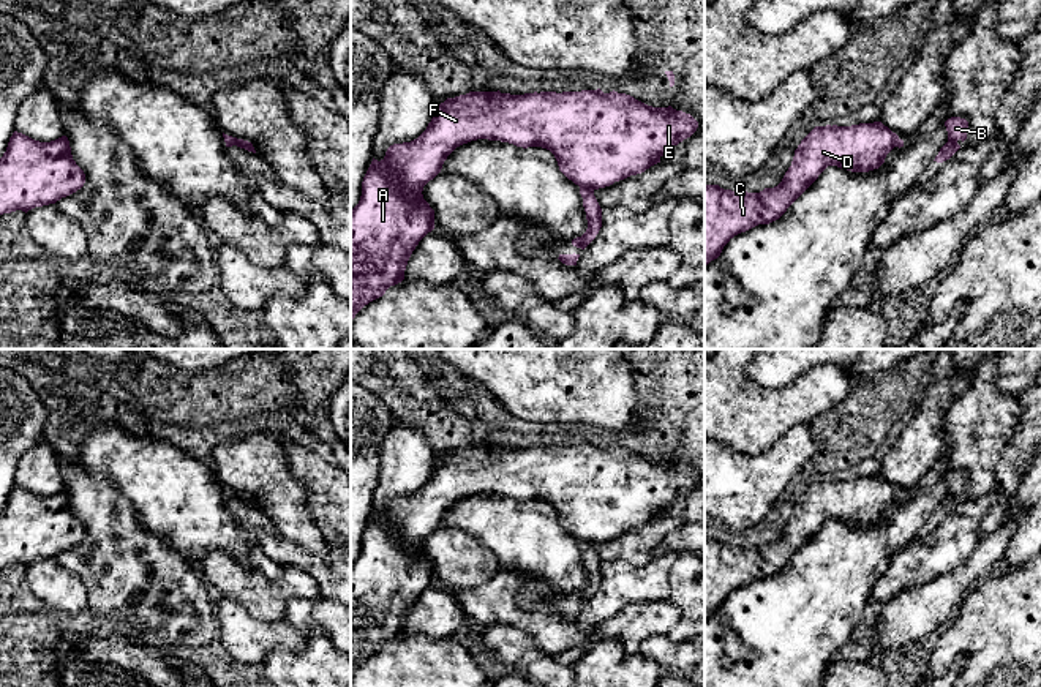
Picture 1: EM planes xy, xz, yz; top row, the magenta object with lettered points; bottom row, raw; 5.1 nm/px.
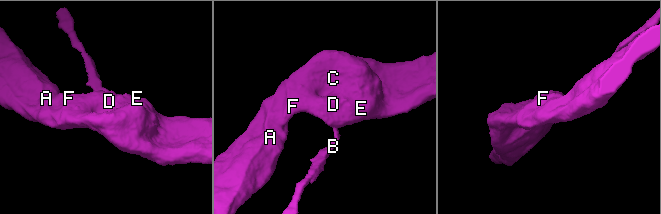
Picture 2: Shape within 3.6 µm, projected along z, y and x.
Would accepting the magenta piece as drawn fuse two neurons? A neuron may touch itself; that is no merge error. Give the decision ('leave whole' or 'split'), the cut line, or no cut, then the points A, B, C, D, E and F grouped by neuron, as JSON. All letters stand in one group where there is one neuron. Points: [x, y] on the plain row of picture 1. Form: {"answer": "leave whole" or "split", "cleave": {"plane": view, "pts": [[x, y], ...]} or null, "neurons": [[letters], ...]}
{"answer": "split", "cleave": {"plane": "xz", "pts": [[580, 540], [593, 544]]}, "neurons": [["A", "C", "D", "E", "F"], ["B"]]}

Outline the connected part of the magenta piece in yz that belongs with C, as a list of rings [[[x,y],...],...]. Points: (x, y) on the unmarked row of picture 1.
[[[881,475],[815,480],[798,499],[782,535],[760,546],[705,539],[705,621],[738,588],[779,573],[828,520],[878,523],[899,490]]]

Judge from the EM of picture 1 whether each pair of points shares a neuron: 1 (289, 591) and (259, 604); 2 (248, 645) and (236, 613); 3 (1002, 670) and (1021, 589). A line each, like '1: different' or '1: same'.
1: same
2: same
3: same

